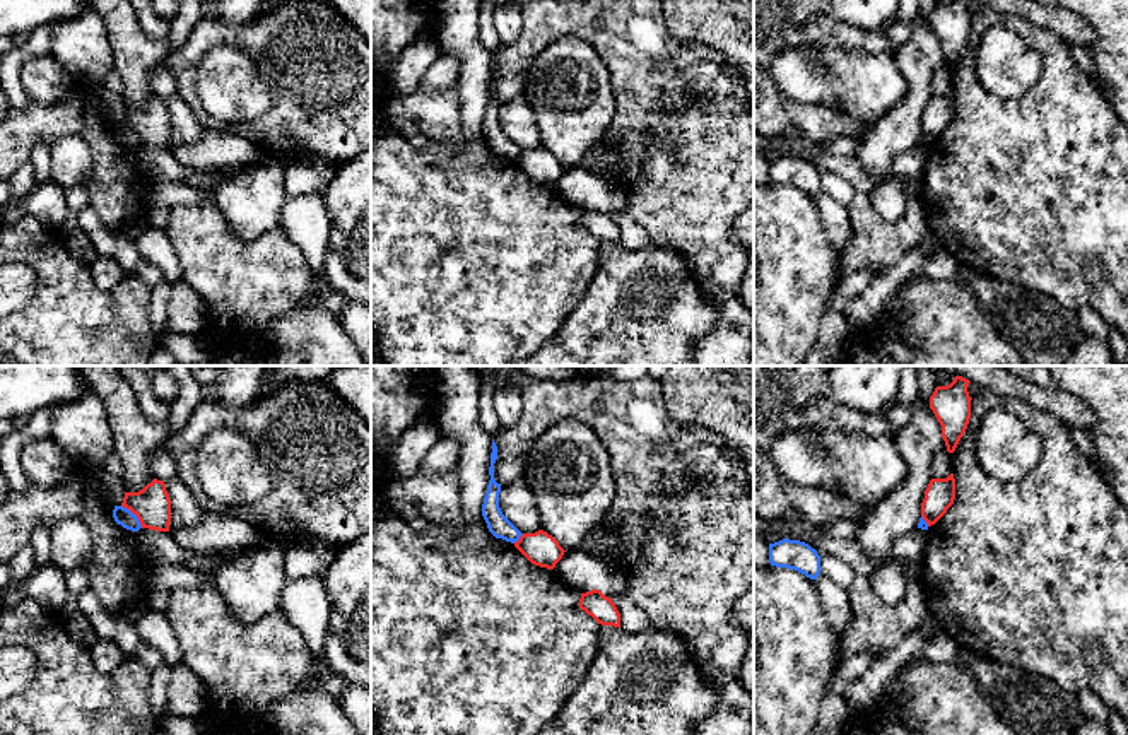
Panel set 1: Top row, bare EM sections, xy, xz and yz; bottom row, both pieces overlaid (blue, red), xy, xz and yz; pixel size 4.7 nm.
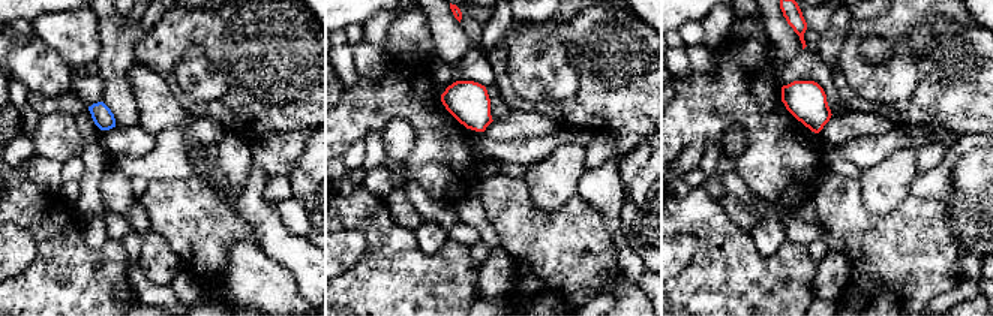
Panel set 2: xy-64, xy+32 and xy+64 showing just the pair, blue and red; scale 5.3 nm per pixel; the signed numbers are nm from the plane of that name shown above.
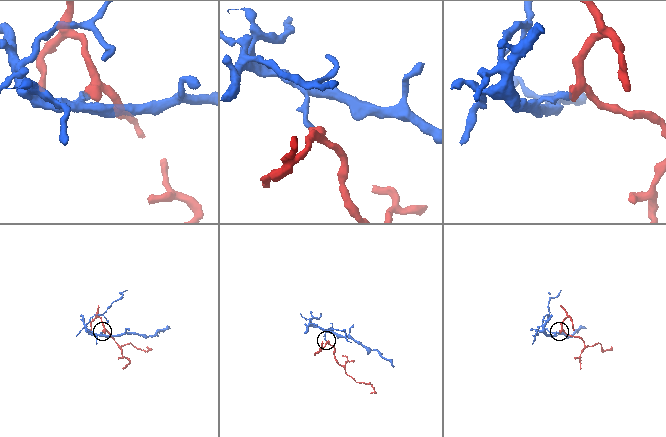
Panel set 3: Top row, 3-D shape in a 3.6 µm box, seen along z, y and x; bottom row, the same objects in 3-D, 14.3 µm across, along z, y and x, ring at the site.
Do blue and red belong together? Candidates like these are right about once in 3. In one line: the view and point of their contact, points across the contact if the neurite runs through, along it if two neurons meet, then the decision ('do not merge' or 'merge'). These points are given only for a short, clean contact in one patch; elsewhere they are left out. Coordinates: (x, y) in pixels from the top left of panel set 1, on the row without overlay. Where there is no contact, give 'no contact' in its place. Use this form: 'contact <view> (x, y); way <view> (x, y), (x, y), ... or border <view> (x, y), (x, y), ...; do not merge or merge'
contact xy (134, 132); border xy (122, 122), (142, 144); do not merge

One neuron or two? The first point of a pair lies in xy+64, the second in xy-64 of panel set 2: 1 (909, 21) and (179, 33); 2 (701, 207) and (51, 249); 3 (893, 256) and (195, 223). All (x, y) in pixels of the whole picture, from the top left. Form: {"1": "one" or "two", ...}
{"1": "two", "2": "one", "3": "one"}

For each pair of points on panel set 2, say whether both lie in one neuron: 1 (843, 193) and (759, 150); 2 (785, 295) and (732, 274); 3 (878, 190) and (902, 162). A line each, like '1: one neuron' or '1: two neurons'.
1: two neurons
2: one neuron
3: one neuron

